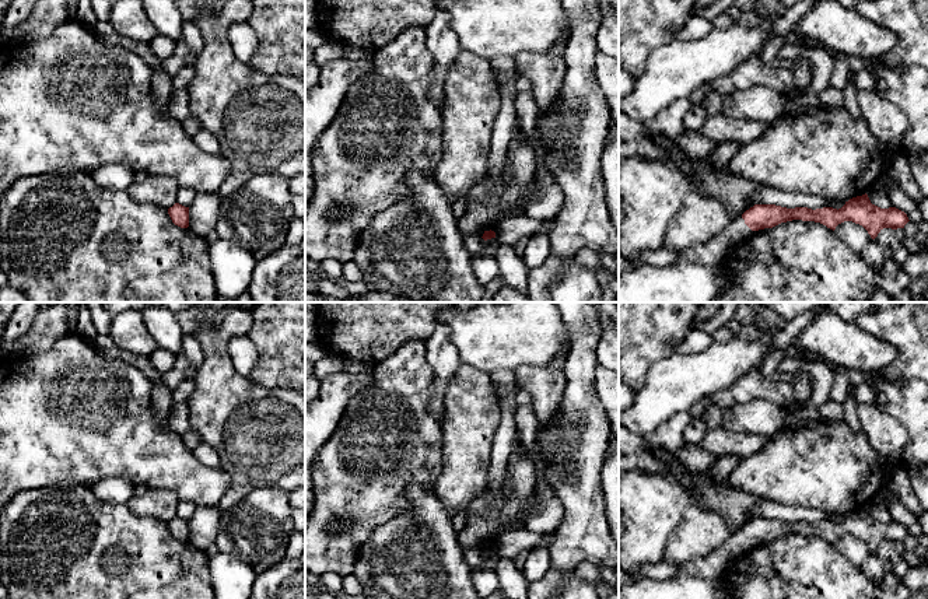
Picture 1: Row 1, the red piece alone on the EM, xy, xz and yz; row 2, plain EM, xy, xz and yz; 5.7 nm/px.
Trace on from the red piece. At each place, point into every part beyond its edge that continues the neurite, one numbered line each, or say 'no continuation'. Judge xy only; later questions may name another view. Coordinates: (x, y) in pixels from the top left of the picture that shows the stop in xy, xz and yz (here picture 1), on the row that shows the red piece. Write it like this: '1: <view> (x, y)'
no continuation

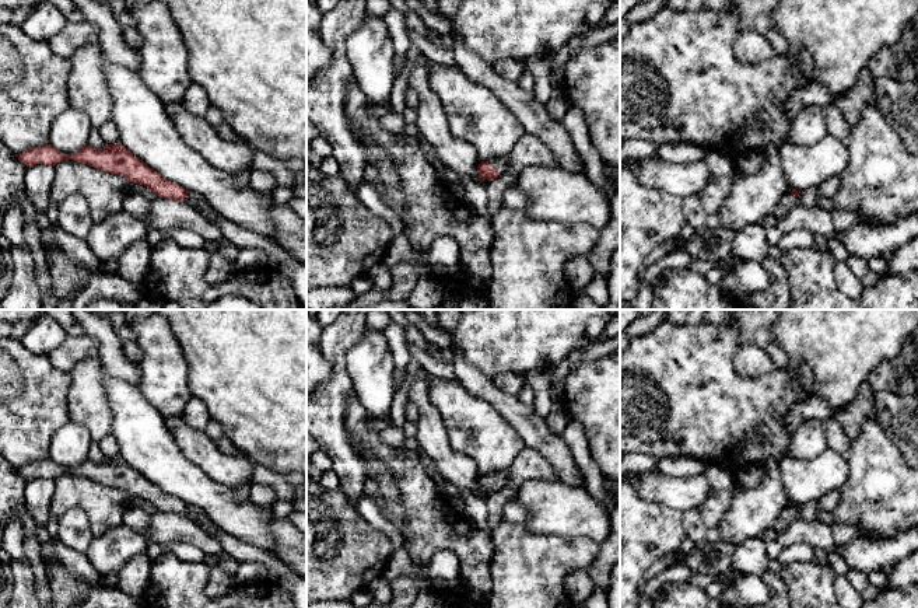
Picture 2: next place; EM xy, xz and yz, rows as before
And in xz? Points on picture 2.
1: xz (501, 164)

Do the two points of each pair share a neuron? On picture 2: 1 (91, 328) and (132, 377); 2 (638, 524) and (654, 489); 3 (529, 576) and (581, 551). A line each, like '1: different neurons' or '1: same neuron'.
1: same neuron
2: different neurons
3: same neuron

